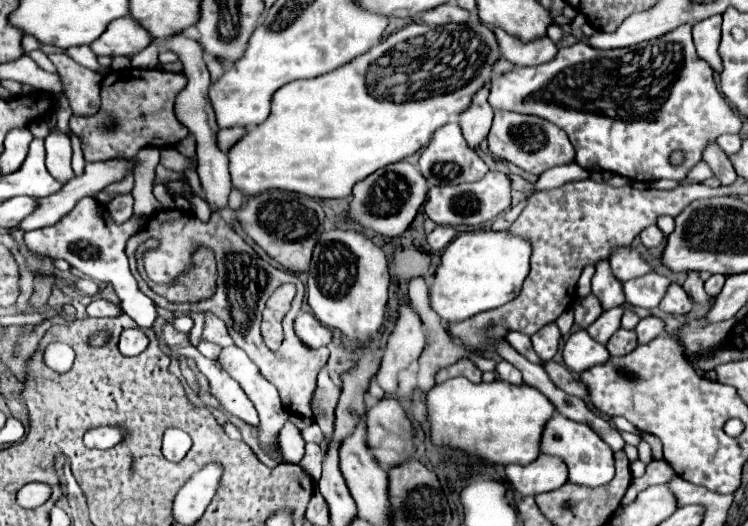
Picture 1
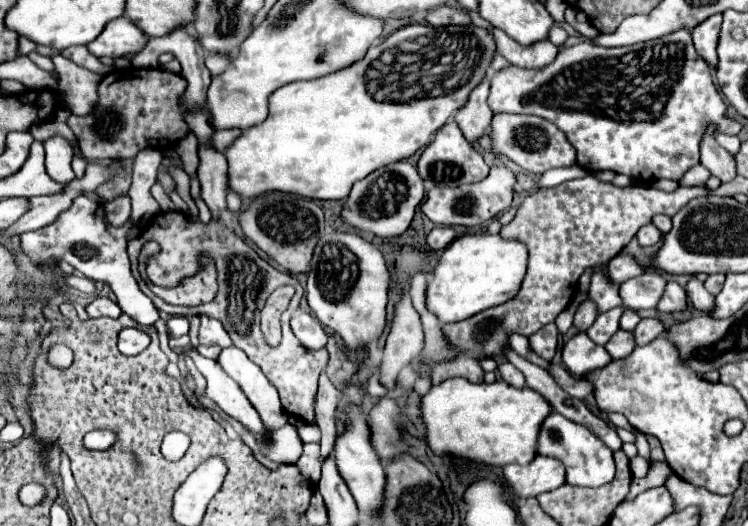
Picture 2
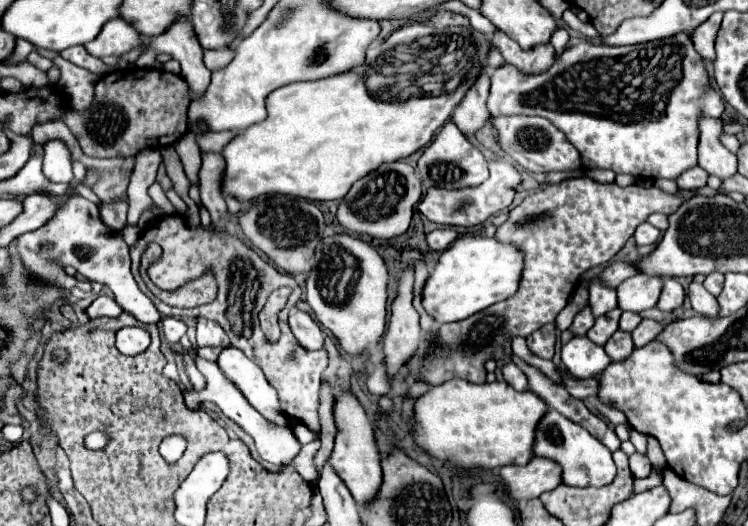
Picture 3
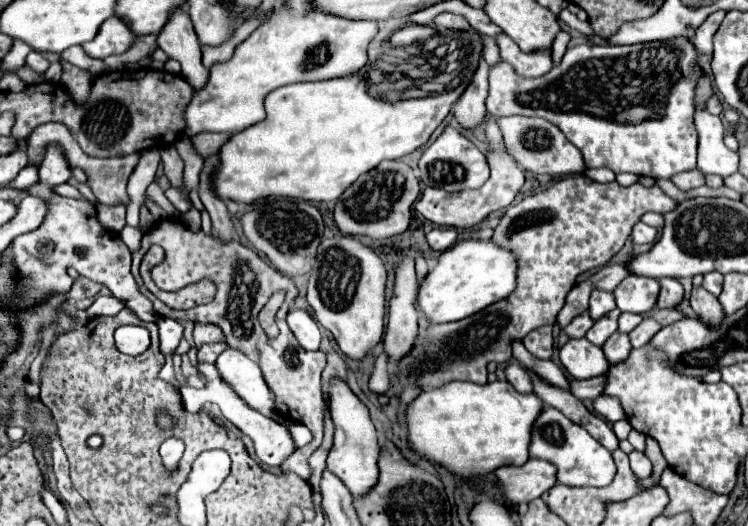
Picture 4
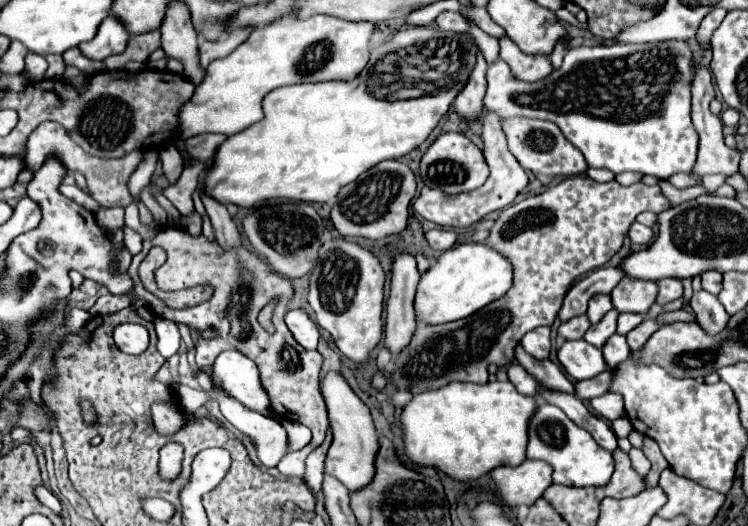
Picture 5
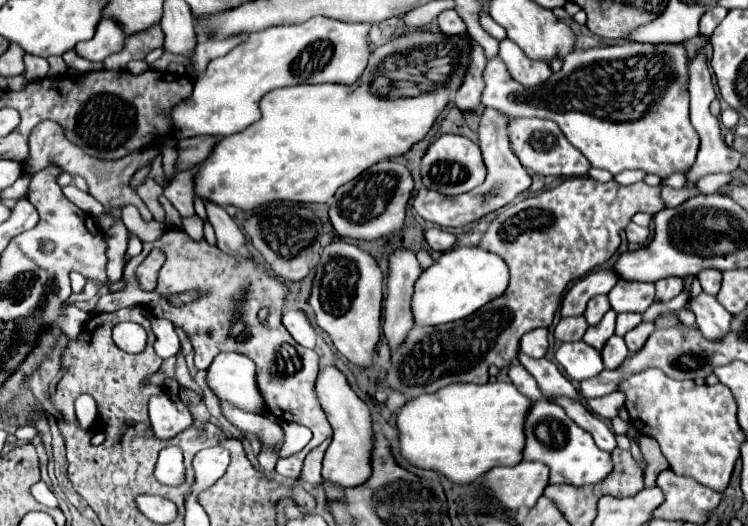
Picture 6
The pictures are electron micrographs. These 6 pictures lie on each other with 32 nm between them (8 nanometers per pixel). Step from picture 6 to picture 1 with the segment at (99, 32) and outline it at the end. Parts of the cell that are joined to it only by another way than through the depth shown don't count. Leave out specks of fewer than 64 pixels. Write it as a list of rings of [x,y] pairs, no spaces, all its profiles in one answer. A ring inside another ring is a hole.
[[[132,16],[112,20],[106,32],[90,44],[90,48],[100,56],[134,56],[146,46],[150,46],[152,36],[140,22]]]

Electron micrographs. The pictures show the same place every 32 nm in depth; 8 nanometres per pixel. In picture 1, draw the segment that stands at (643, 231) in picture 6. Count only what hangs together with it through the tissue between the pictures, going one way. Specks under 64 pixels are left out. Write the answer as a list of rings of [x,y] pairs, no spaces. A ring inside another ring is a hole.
[[[652,226],[652,228],[646,228],[646,232],[642,232],[640,238],[642,238],[642,244],[646,248],[656,248],[656,246],[662,244],[664,234],[662,234],[662,230],[658,226]]]

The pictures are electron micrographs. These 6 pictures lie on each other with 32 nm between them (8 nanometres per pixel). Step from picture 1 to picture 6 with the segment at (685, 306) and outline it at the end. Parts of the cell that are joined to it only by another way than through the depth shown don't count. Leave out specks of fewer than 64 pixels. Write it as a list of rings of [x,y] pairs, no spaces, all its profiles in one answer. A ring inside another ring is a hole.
[[[662,278],[656,282],[656,302],[668,302],[684,288],[682,278]]]

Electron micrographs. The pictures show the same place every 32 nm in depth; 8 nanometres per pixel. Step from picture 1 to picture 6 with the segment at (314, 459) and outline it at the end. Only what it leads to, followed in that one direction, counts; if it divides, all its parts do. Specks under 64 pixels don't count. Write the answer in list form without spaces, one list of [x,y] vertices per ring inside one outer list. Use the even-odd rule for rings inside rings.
[[[166,230],[158,240],[144,242],[144,250],[125,266],[123,276],[128,286],[120,292],[108,292],[100,296],[92,312],[114,312],[132,304],[146,306],[154,316],[166,318],[188,332],[196,352],[194,362],[198,368],[208,368],[214,356],[224,350],[240,352],[254,360],[258,370],[260,392],[264,392],[264,398],[268,400],[270,414],[274,414],[278,420],[296,422],[312,430],[314,438],[302,452],[288,456],[288,462],[276,464],[276,472],[280,472],[282,476],[298,478],[306,454],[312,448],[320,446],[332,434],[332,430],[314,392],[320,370],[320,358],[314,350],[306,350],[300,344],[296,344],[296,340],[282,324],[282,308],[290,292],[288,282],[282,282],[280,278],[268,274],[264,264],[260,264],[254,256],[224,254],[220,248],[210,246],[204,238],[192,240],[184,230]],[[152,248],[160,248],[166,254],[166,262],[158,276],[158,288],[154,292],[144,292],[136,280],[136,268],[146,258],[146,252],[150,252]],[[186,290],[200,290],[202,298],[184,304],[180,310],[170,310],[170,304],[164,298],[164,294],[178,294]],[[266,306],[270,308],[270,318],[266,324],[262,324],[258,320],[258,312]]]

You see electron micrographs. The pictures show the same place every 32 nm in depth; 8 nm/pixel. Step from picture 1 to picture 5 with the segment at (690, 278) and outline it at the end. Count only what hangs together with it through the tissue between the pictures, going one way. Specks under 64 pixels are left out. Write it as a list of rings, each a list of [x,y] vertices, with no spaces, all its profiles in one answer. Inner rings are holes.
[[[706,290],[694,292],[690,306],[696,314],[698,324],[708,332],[708,334],[718,334],[726,328],[728,324],[728,314],[724,312],[724,306],[718,302],[716,296],[712,296]]]

